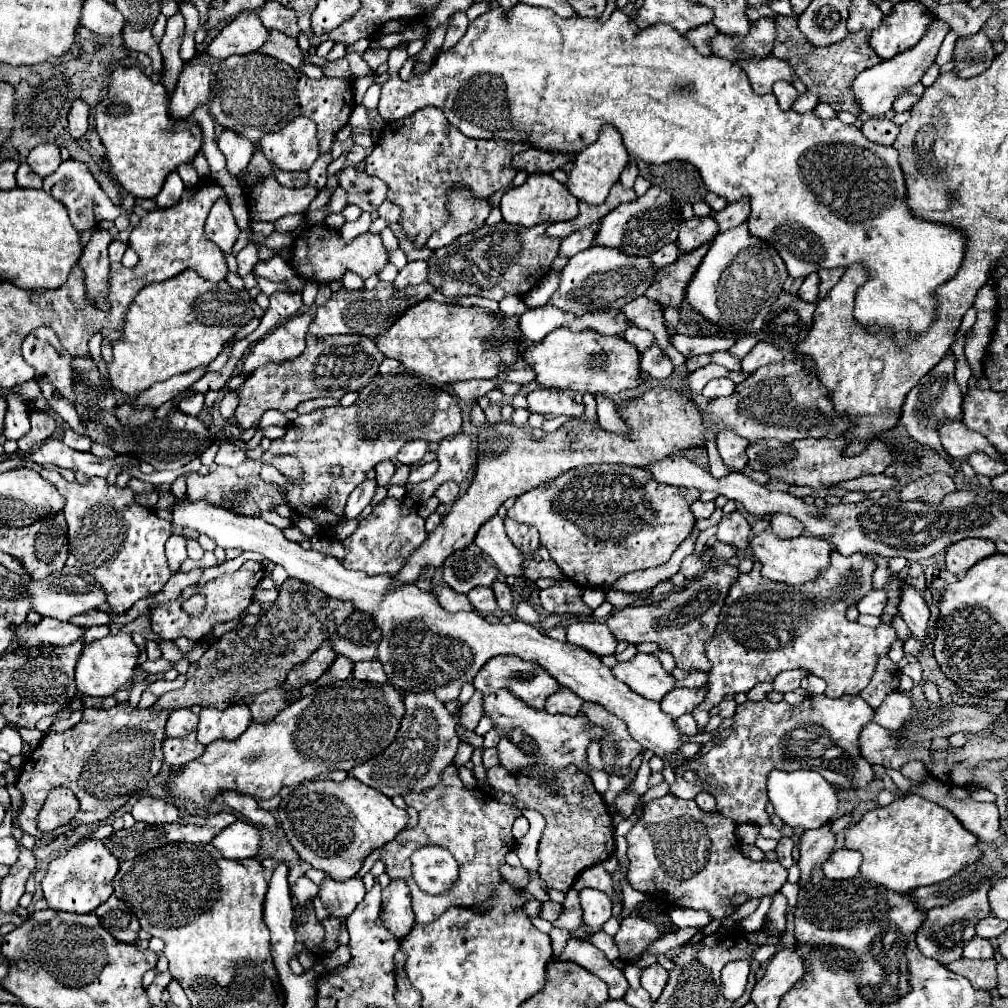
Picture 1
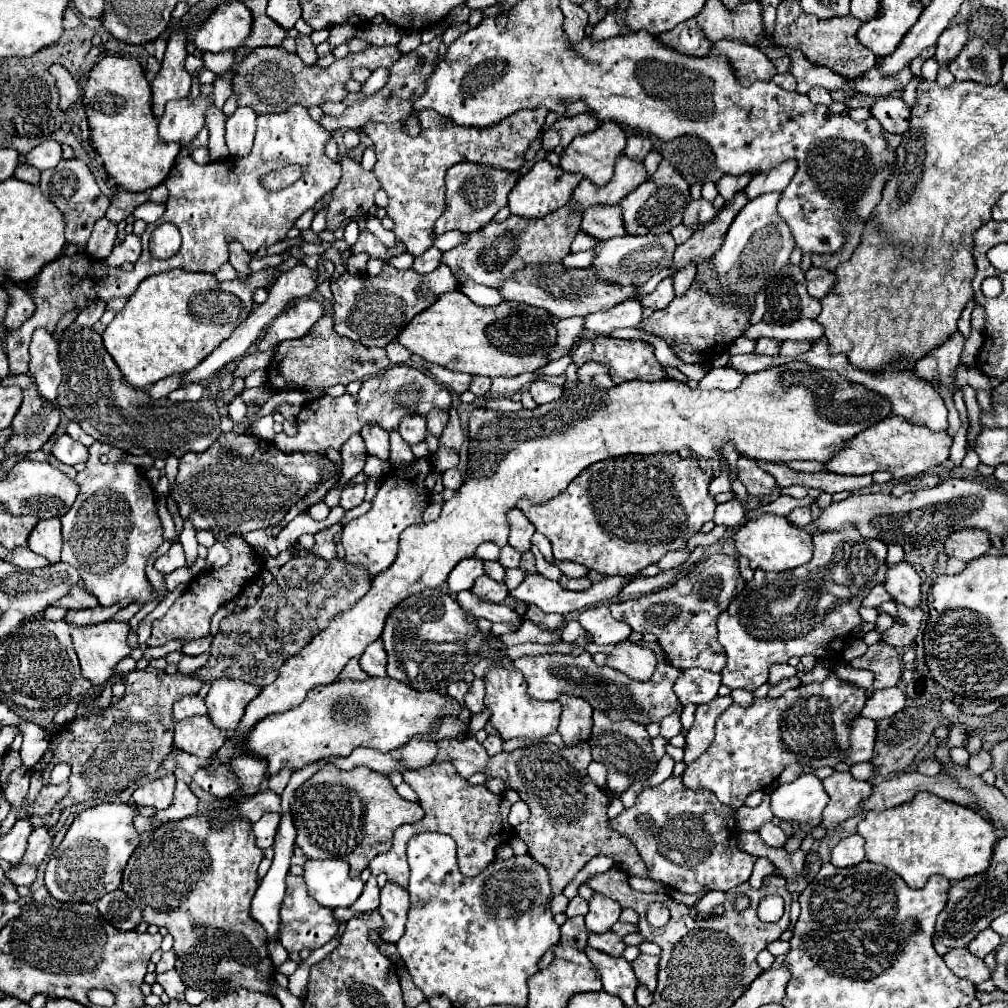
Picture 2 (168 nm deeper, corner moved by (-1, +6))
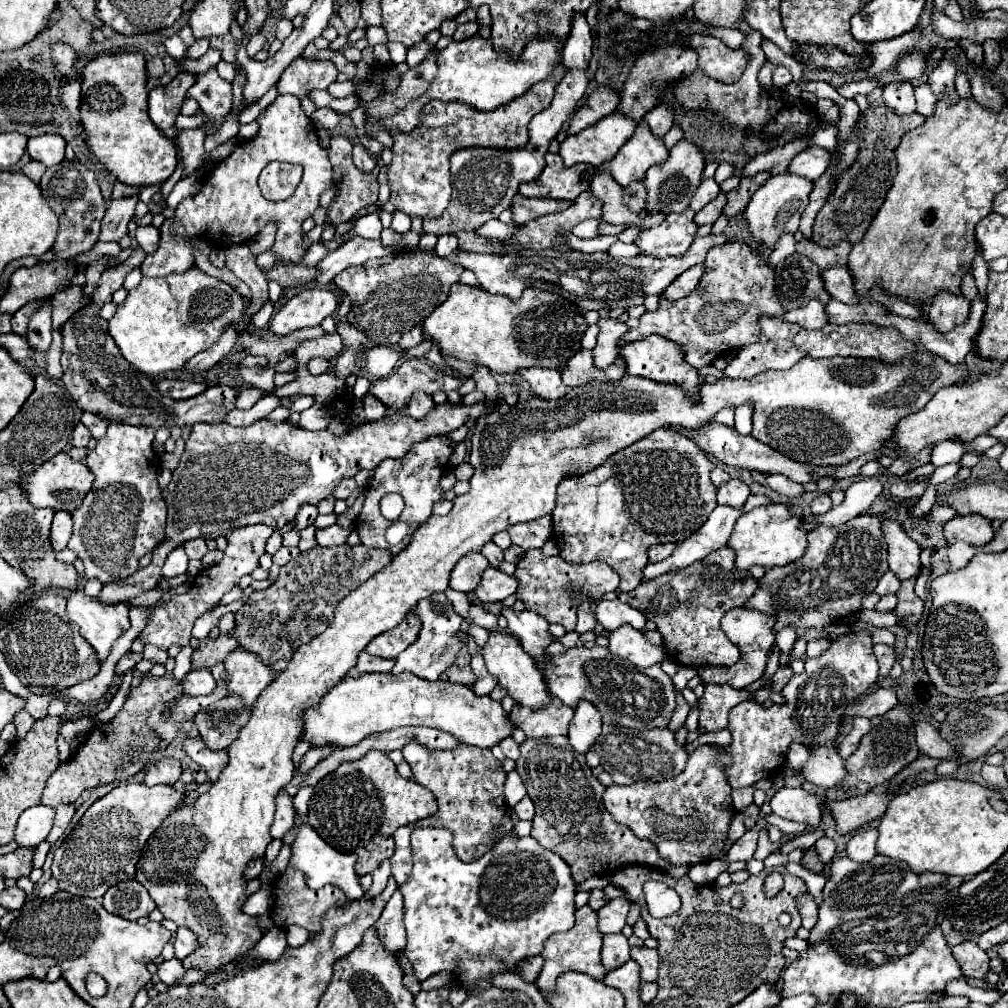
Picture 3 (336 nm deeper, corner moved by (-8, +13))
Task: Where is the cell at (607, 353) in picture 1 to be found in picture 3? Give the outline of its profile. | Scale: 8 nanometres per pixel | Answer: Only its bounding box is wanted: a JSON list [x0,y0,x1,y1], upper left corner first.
[620,334,702,396]

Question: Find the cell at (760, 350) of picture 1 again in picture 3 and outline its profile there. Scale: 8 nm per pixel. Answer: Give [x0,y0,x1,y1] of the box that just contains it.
[760,316,800,340]

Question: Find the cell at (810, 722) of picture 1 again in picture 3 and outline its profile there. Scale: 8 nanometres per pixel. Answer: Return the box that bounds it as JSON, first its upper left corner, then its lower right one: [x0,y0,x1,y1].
[712,630,878,788]

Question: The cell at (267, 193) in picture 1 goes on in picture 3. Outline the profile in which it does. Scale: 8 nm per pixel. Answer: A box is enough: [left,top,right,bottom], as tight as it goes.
[140,96,334,276]

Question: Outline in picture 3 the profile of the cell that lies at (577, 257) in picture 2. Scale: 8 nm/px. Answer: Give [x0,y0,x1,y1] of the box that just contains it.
[606,242,638,256]

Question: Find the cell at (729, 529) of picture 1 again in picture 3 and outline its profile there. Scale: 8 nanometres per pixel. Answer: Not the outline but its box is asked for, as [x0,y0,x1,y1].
[718,480,750,508]

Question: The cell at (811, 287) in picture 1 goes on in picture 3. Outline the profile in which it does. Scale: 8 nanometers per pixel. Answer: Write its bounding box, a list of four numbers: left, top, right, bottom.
[822,268,856,304]

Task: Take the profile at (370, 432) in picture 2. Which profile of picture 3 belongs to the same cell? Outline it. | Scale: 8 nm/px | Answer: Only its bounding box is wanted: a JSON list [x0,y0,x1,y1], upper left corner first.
[364,394,388,422]

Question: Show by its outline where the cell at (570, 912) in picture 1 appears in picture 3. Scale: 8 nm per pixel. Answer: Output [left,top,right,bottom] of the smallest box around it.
[536,906,606,994]

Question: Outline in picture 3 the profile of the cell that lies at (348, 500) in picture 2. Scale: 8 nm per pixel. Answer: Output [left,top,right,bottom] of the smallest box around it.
[334,478,358,500]

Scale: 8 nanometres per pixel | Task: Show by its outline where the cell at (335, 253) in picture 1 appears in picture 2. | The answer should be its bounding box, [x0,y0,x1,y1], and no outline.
[353,229,385,259]

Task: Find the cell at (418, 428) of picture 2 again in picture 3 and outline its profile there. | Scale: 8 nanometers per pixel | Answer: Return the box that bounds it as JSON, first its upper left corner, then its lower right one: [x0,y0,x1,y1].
[406,394,434,420]

